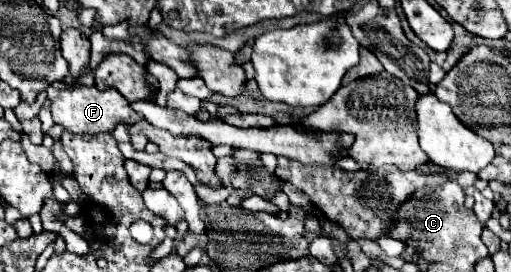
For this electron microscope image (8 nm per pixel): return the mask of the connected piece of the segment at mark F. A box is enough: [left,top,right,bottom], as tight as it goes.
[47,85,143,135]

